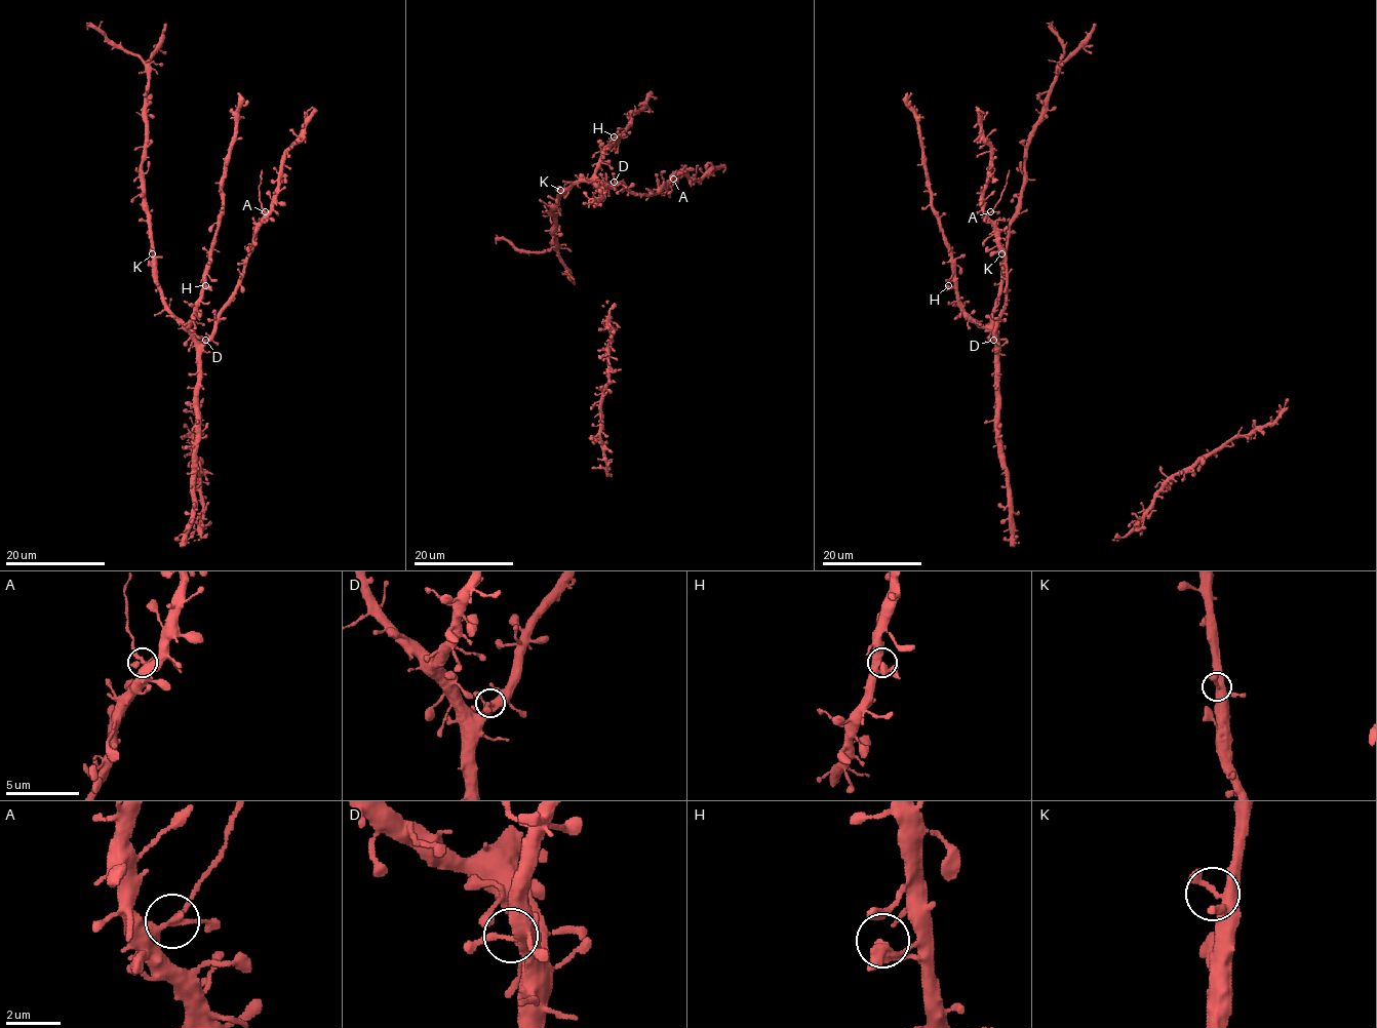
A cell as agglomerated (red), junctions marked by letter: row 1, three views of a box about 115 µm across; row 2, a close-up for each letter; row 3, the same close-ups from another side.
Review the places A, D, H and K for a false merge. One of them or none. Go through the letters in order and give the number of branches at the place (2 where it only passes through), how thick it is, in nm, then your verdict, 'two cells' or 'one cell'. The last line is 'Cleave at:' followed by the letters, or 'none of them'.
A: 3 | 240 nm | two cells
D: 3 | 280 nm | one cell
H: 2 | 320 nm | one cell
K: 2 | 360 nm | one cell
Cleave at: A

